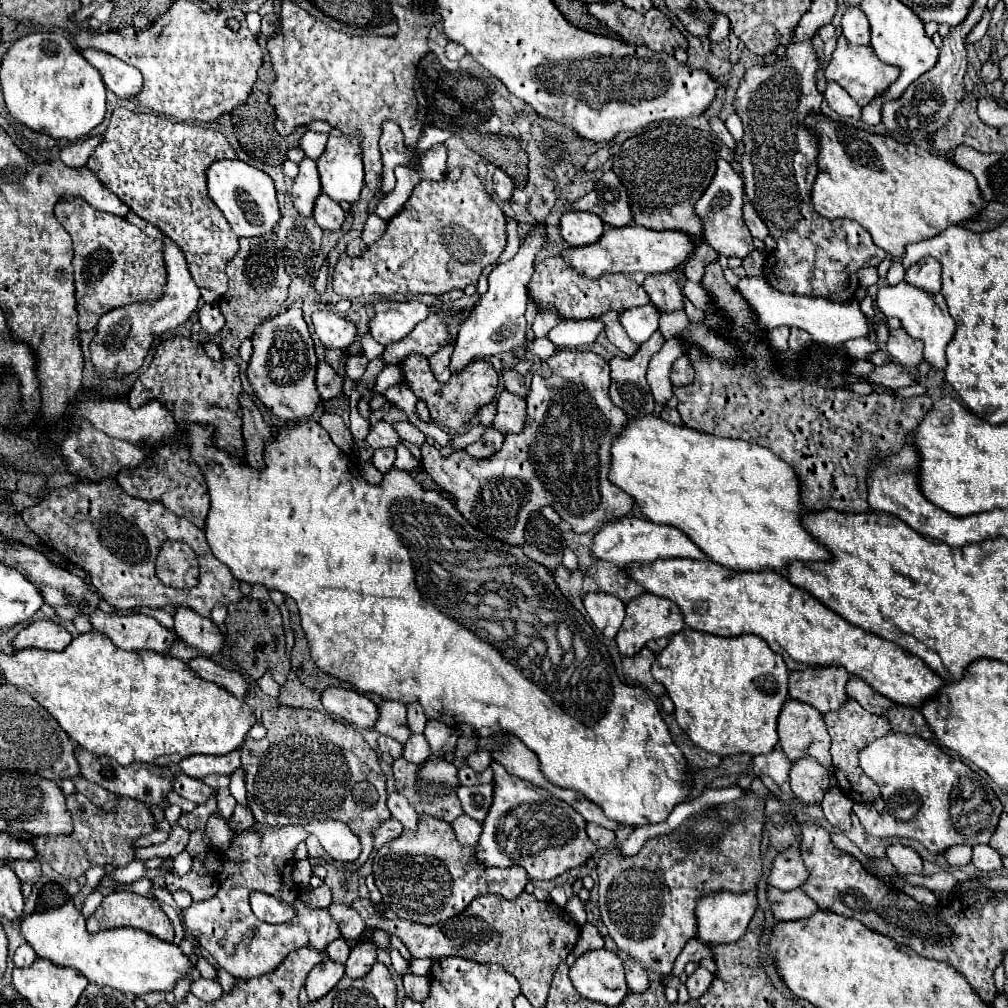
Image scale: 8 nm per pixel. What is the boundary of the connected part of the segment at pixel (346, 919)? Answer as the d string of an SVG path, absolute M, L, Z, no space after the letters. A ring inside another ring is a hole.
M333 903L329 907L329 911L331 911L331 915L335 915L335 921L339 923L341 935L345 939L349 939L349 937L361 937L363 931L367 929L363 917L353 907L347 907L343 903Z

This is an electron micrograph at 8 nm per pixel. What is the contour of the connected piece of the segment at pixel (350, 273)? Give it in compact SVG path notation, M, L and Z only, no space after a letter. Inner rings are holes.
M469 167L463 169L457 181L423 179L415 189L405 207L387 223L387 231L379 241L375 241L361 257L341 255L333 271L333 289L341 297L357 299L361 295L441 295L453 289L465 289L467 285L477 285L481 271L487 265L495 265L501 251L505 249L505 213L491 199L485 185L477 173Z

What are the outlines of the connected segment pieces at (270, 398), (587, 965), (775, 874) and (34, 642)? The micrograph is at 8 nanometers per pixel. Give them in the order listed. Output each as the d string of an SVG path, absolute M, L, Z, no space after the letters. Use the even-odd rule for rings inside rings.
M289 309L257 327L253 335L253 355L247 365L247 379L255 397L277 419L299 421L317 411L321 395L315 387L315 373L317 357L301 309Z
M605 947L577 957L569 975L575 989L585 999L605 1005L619 1005L629 991L619 955Z
M792 822L792 828L797 835L796 841L783 853L779 853L775 857L775 863L773 863L773 871L769 875L769 885L771 887L777 887L781 891L791 891L791 889L797 889L801 887L807 877L809 877L809 871L801 859L801 851L799 851L801 841L801 830L797 823Z
M51 619L47 621L35 621L29 627L21 629L15 639L11 641L11 647L15 651L27 649L27 647L37 647L37 649L51 649L51 651L61 651L71 643L73 635L63 629L59 623L53 623Z

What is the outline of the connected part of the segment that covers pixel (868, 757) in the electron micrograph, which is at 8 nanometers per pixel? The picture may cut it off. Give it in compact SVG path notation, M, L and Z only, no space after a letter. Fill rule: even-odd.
M887 733L881 739L869 743L861 753L863 771L881 787L881 797L885 799L885 809L879 813L879 823L875 823L875 831L867 831L875 837L907 837L923 843L931 853L945 853L953 845L979 845L989 843L991 835L997 829L999 817L1003 813L1003 805L991 785L971 771L959 759L953 759L943 749L939 749L933 741L921 739L917 735L905 733Z

